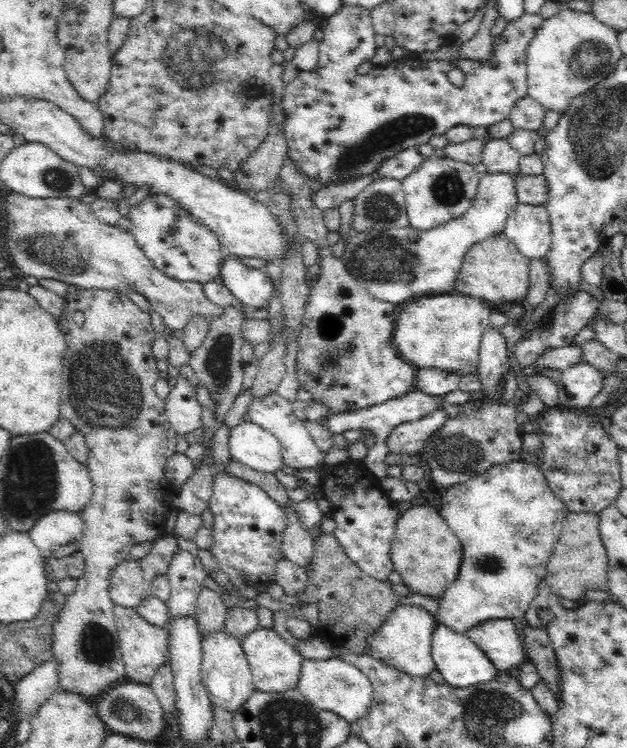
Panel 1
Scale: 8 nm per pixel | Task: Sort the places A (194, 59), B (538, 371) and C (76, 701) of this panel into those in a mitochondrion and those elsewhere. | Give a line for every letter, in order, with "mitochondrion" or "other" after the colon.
A: mitochondrion
B: other
C: other

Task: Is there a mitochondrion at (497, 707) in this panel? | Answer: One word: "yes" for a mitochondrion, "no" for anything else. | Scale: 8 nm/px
yes

